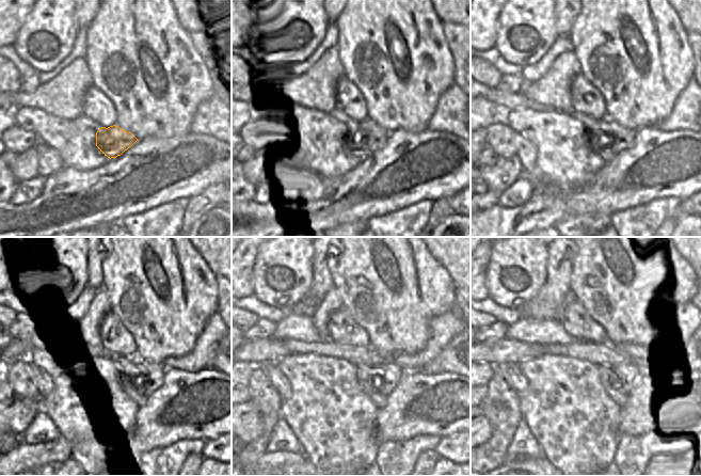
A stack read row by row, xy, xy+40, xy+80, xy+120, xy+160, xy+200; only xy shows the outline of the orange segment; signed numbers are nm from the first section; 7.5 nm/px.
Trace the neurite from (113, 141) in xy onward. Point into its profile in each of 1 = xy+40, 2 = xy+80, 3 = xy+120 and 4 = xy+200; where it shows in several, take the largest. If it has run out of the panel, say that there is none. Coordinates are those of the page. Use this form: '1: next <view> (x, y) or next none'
1: next xy+40 (366, 137)
2: next xy+80 (607, 138)
3: next xy+120 (136, 379)
4: next xy+200 (618, 380)

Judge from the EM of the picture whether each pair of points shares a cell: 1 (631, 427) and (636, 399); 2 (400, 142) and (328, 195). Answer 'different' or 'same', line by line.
1: same
2: same

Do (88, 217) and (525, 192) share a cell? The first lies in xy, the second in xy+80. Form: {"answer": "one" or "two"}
{"answer": "two"}

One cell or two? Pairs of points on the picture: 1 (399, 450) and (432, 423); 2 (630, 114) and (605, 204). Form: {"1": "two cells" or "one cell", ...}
{"1": "two cells", "2": "two cells"}

